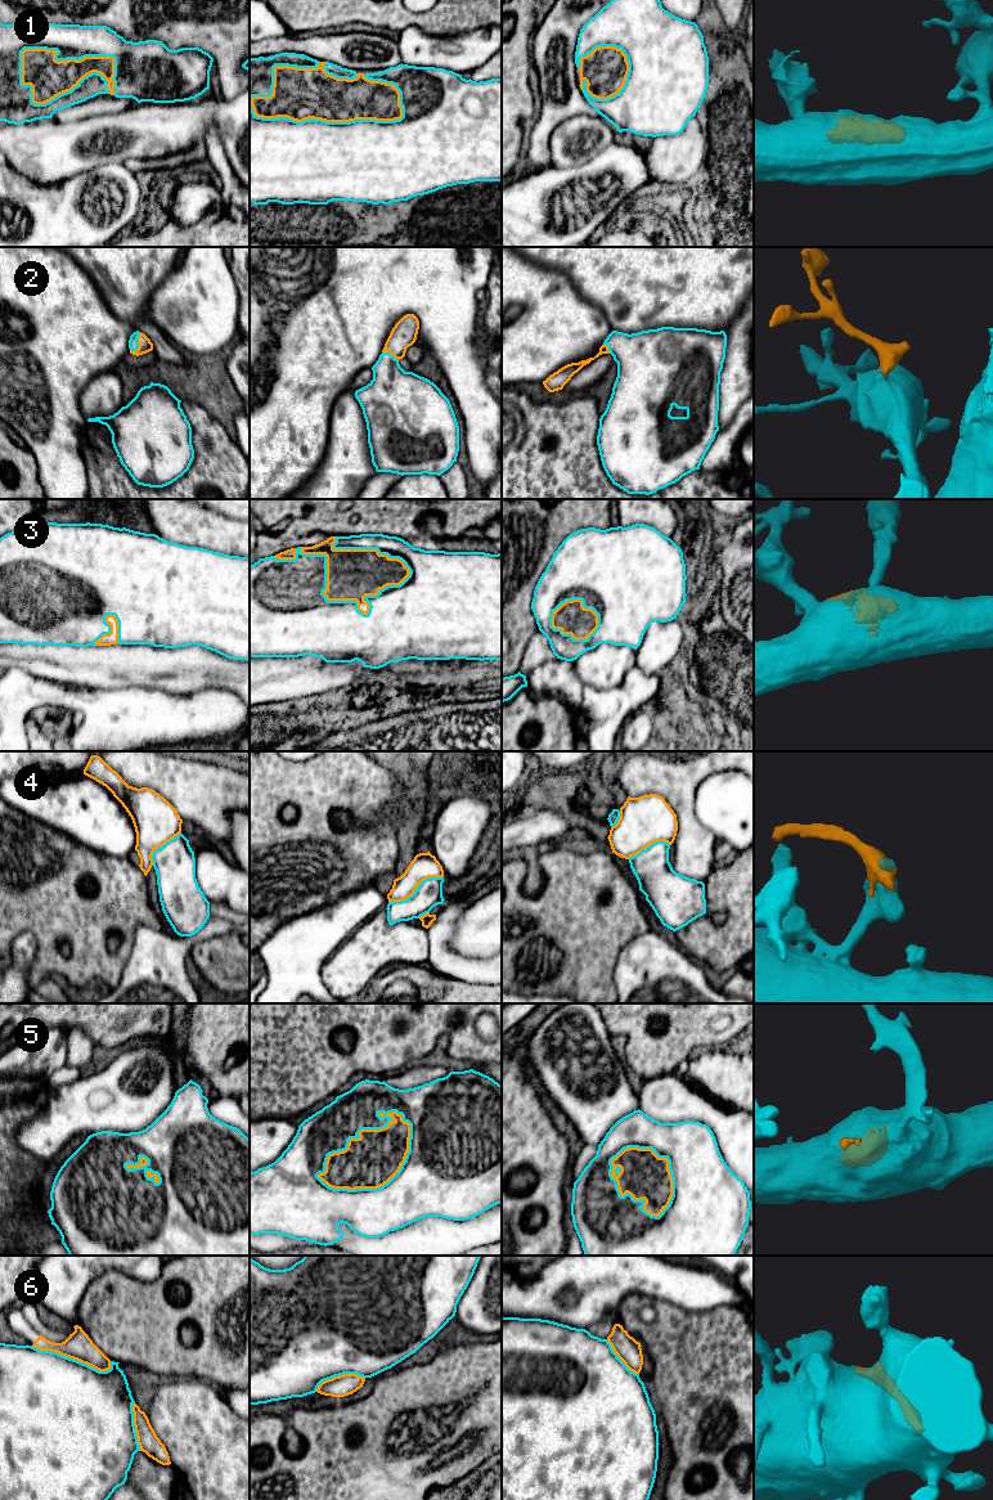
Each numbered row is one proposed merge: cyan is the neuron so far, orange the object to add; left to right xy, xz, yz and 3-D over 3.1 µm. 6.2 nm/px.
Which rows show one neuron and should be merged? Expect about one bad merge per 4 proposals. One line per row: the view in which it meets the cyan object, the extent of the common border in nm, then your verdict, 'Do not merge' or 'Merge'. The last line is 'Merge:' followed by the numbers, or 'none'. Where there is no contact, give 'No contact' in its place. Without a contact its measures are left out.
1: Touches cyan in xz. Shared border 950 nm. Merge
2: Touches cyan in xy. Shared border 140 nm. Merge
3: Touches cyan in xz. Shared border 700 nm. Merge
4: Touches cyan in xz. Shared border 380 nm. Do not merge
5: Touches cyan in xz. Shared border 650 nm. Merge
6: Touches cyan in xy. Shared border 500 nm. Do not merge
Merge: 1, 2, 3, 5

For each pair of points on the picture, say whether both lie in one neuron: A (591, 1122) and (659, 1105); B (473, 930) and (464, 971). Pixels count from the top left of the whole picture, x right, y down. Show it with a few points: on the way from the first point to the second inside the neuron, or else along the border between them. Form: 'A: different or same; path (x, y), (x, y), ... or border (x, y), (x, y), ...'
A: different; border (637, 1094), (639, 1108)
B: different; border (453, 930), (453, 951), (488, 957)

